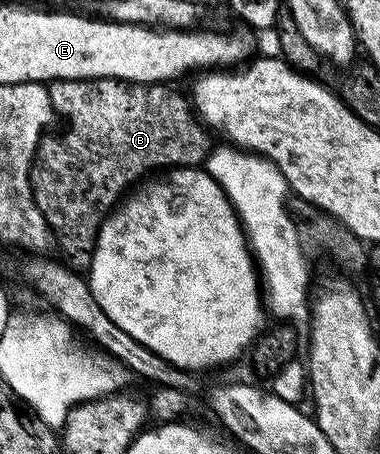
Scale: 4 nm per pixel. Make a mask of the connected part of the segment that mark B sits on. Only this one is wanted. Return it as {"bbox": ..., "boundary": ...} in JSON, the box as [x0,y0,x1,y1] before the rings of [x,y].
{"bbox":[31,79,213,269],"boundary":[[[56,79],[54,83],[50,84],[51,107],[60,120],[64,119],[67,122],[67,128],[64,129],[63,135],[55,135],[52,139],[47,137],[40,142],[39,149],[35,152],[34,164],[31,168],[31,192],[35,194],[35,204],[39,206],[41,213],[47,219],[47,224],[51,227],[54,242],[57,244],[57,247],[60,247],[67,254],[68,260],[66,259],[66,262],[72,268],[78,269],[77,267],[81,266],[82,263],[83,266],[90,264],[91,252],[95,249],[95,237],[99,233],[99,226],[111,214],[116,204],[124,198],[128,188],[138,184],[144,177],[155,173],[150,173],[150,171],[155,171],[158,167],[163,167],[162,169],[178,169],[181,167],[199,167],[206,164],[208,154],[213,147],[213,142],[211,143],[210,139],[212,136],[209,134],[208,128],[197,118],[192,104],[184,96],[183,100],[177,92],[170,91],[169,88],[170,86],[163,85],[158,90],[148,90],[146,86],[136,85],[118,79]]]}

